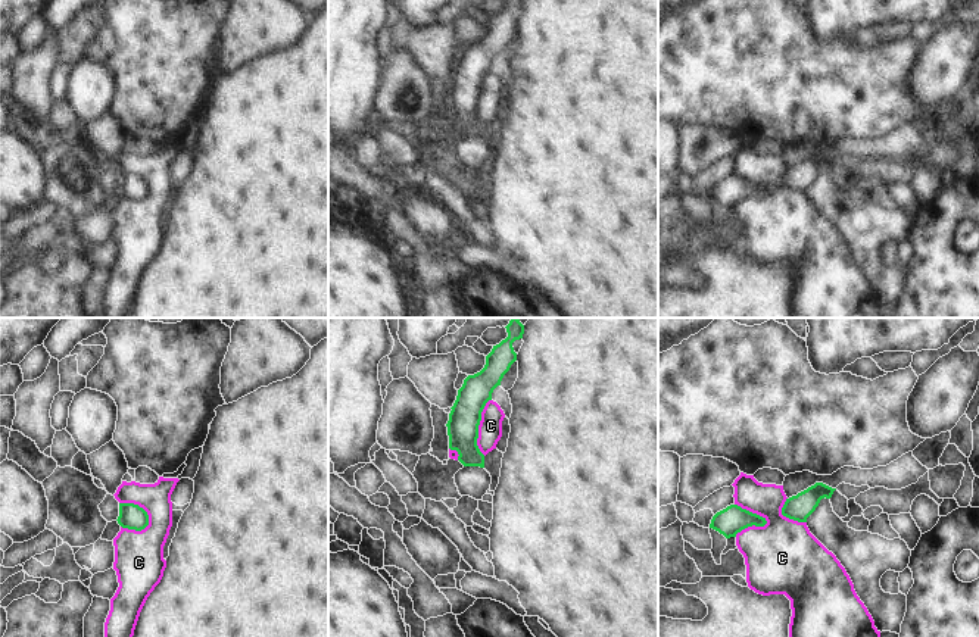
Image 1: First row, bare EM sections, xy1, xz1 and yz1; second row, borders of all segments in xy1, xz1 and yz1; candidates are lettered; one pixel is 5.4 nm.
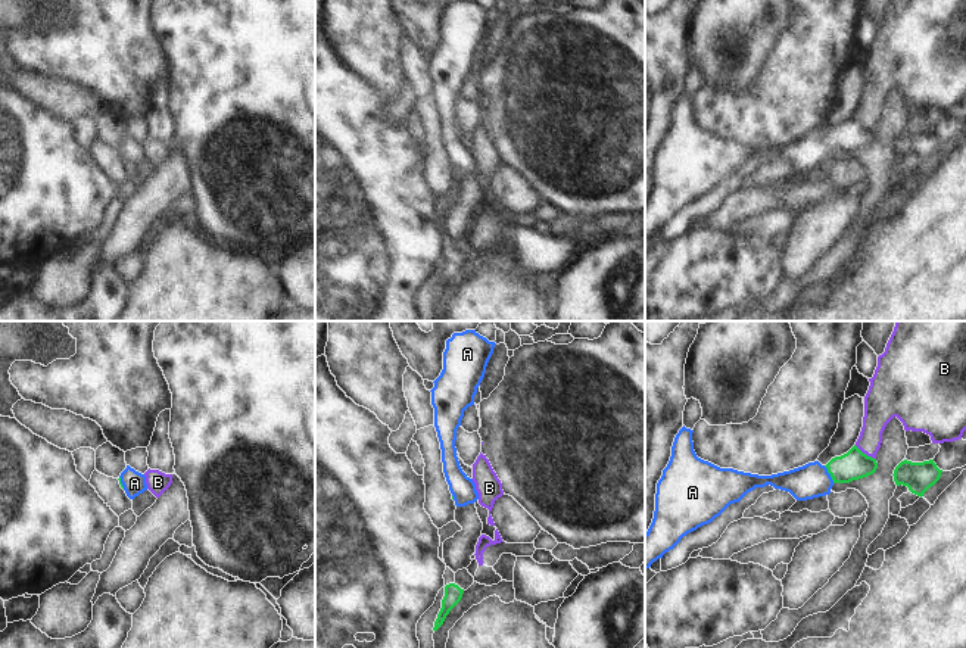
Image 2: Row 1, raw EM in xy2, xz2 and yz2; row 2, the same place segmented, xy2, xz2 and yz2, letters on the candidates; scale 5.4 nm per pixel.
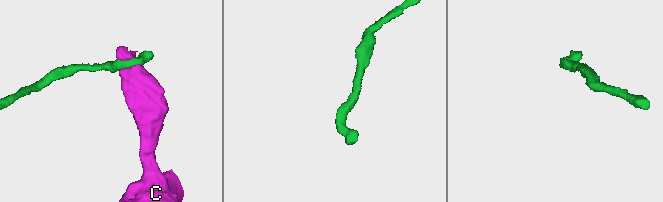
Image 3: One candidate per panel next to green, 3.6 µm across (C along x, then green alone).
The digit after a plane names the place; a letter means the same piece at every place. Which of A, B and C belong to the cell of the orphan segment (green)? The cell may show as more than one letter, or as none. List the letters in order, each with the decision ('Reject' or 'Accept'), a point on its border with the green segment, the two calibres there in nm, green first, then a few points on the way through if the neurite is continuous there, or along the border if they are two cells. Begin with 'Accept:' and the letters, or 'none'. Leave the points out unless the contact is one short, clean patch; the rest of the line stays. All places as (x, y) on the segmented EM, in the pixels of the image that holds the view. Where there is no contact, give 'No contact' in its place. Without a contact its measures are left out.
Accept: A
A: Accept. Touches green at yz2 (829, 473). Thickness 160 nm (green) against 190 nm. Path across: yz2 (854, 464), (829, 473), (818, 480), (812, 480)
B: Reject. Touches green at yz2 (865, 454). Thickness 160 nm (green) against 160 nm. Boundary: yz2 (854, 445), (875, 460)
C: Reject. Touches green at yz1 (751, 512). Thickness 150 nm (green) against 300 nm. Boundary: yz1 (735, 503), (758, 514), (767, 522)

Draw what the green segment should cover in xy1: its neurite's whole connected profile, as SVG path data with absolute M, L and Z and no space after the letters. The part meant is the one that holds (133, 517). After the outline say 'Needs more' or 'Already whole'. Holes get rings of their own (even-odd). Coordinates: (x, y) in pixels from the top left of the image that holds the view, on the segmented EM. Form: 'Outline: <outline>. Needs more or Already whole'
Outline: M119 503L118 524L122 528L141 531L149 525L147 512L134 503Z. Already whole

